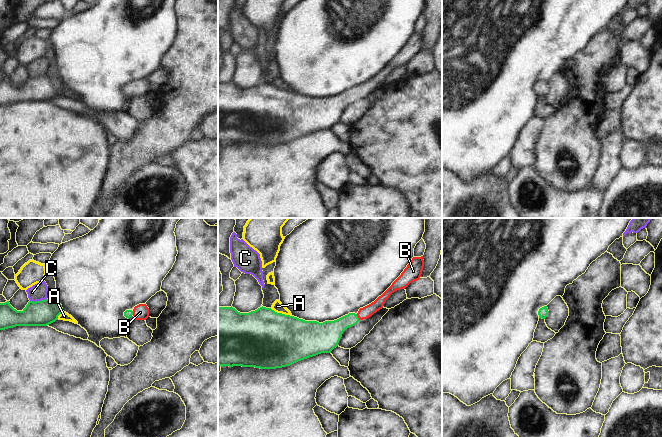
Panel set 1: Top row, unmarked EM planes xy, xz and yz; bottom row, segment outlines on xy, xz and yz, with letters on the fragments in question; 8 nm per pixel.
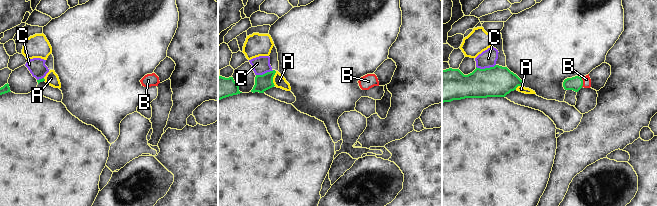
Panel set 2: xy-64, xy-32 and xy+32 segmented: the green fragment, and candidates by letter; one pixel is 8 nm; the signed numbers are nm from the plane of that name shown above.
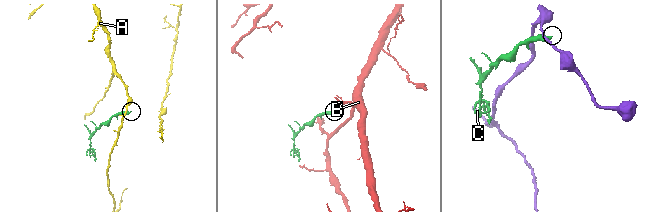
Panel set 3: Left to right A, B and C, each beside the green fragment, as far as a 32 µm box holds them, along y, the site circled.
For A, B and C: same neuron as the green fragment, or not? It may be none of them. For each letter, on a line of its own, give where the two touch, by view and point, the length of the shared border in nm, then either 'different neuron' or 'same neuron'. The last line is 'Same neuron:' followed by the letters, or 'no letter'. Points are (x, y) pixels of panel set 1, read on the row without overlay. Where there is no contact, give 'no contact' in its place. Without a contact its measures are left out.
A: contact xz (281, 89); length 190 nm; different neuron
B: contact xz (357, 93); length 60 nm; same neuron
C: contact xy (38, 77); length 140 nm; different neuron
Same neuron: B

